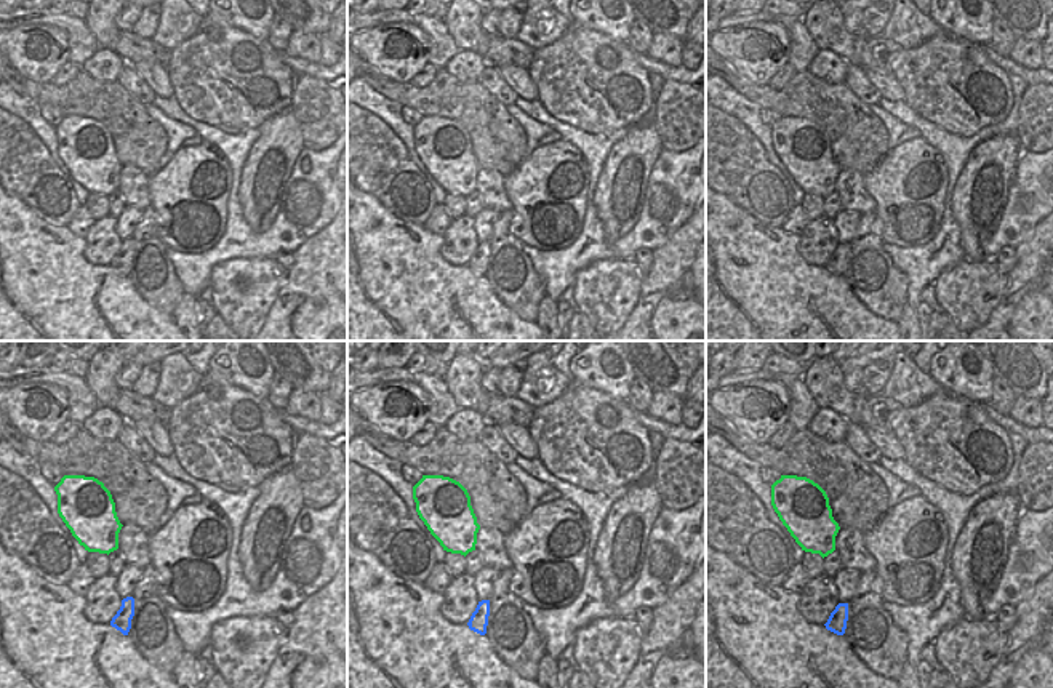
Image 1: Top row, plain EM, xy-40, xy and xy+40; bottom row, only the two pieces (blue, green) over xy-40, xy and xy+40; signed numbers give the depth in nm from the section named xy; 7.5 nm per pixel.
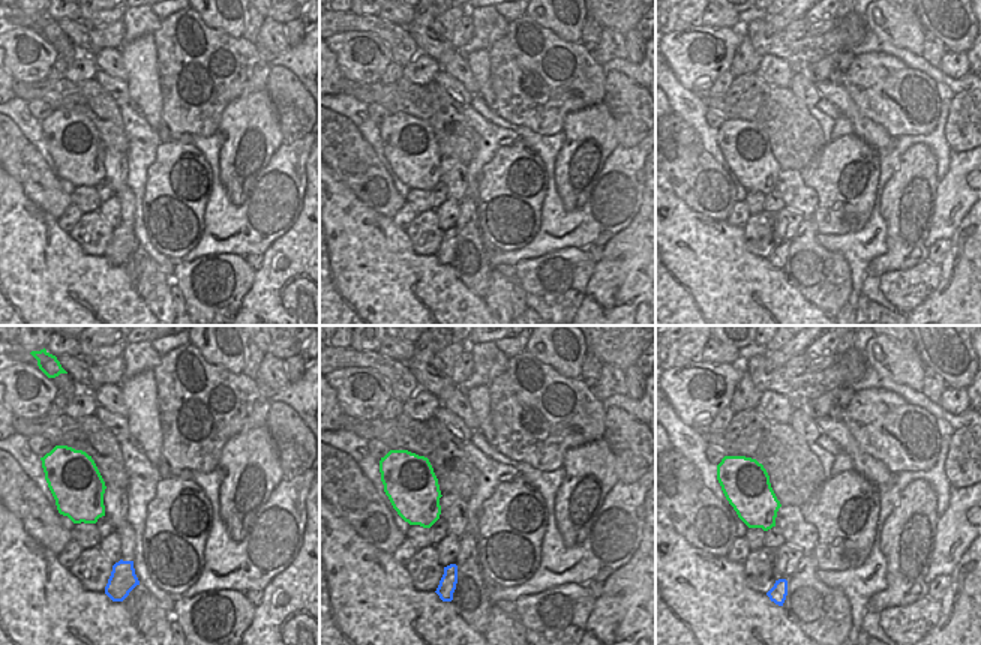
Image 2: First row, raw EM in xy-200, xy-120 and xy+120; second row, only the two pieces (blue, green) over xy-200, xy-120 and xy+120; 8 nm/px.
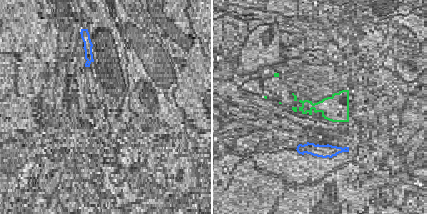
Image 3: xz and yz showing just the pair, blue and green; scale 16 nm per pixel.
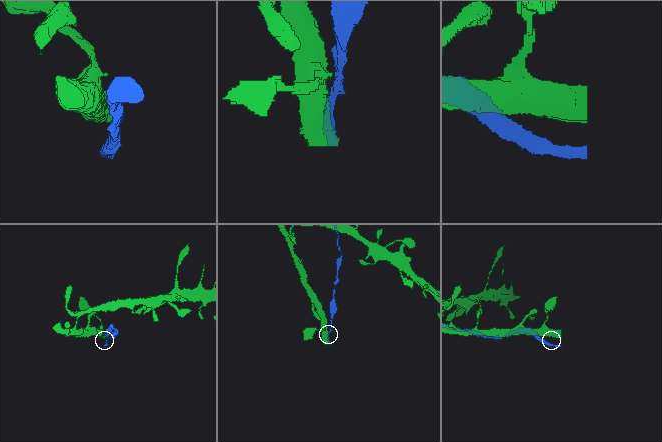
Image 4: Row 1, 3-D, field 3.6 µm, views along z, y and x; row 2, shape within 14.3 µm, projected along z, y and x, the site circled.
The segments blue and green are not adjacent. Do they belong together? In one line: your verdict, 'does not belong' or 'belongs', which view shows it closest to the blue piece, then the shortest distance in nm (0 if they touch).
does not belong | xy-40 | 360 nm

